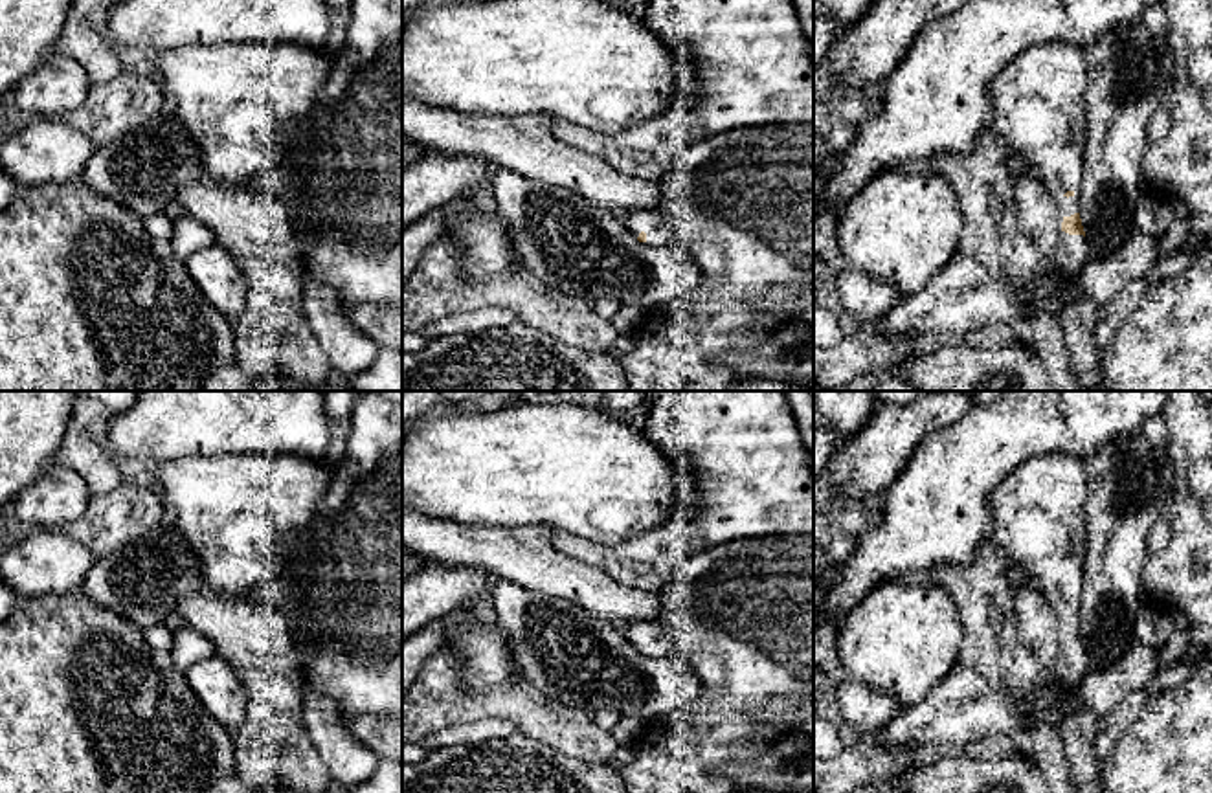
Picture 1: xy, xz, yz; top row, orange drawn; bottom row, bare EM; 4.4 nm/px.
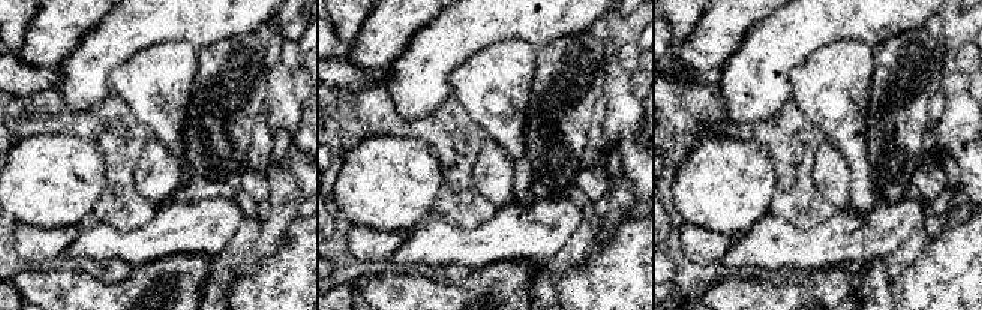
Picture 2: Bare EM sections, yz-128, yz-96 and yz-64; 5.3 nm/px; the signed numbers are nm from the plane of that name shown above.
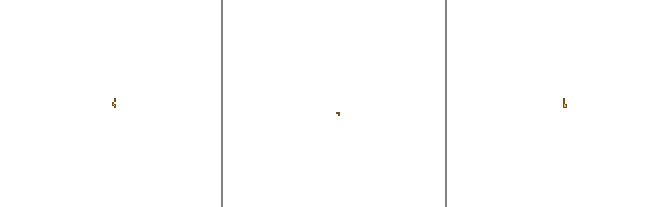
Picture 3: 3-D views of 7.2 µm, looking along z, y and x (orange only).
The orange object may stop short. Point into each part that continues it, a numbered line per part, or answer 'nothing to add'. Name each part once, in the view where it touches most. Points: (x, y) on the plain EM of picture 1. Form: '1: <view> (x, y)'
1: yz (1038, 513)
2: yz (1078, 725)

